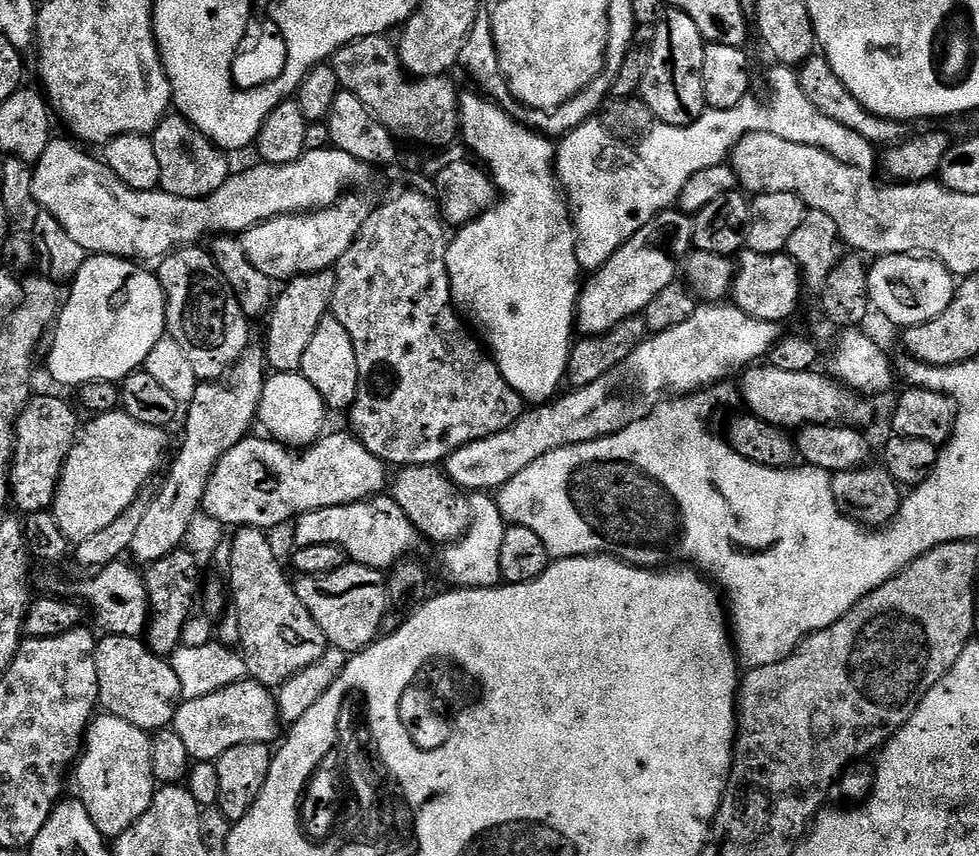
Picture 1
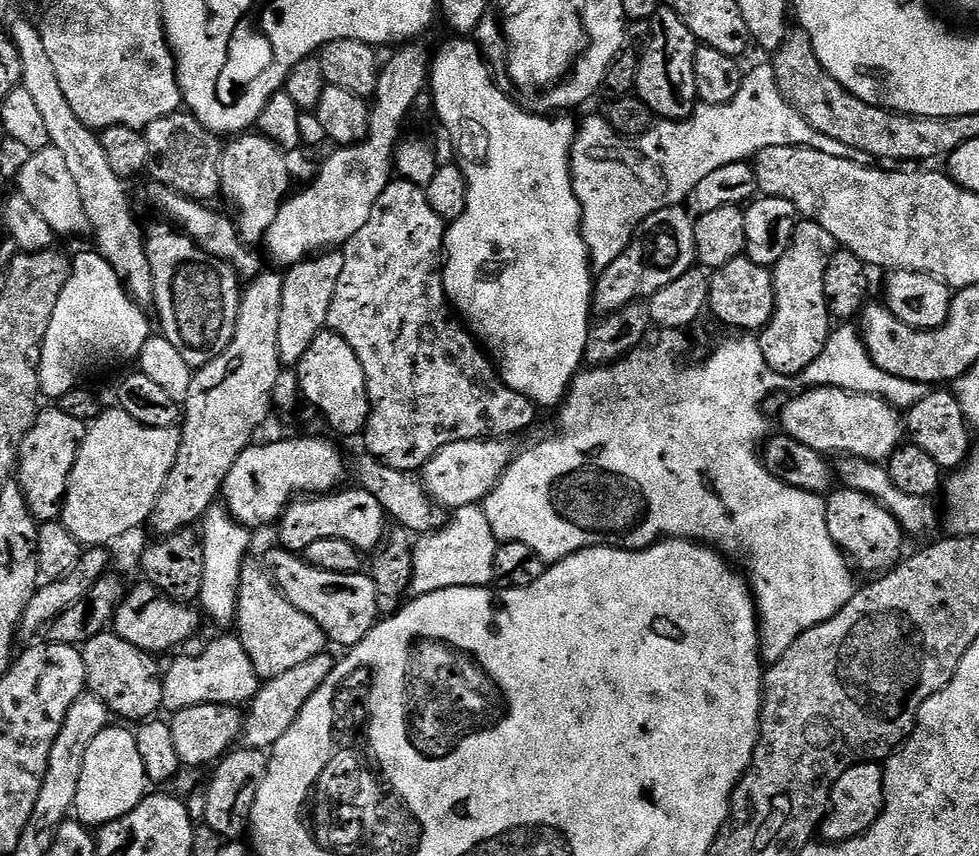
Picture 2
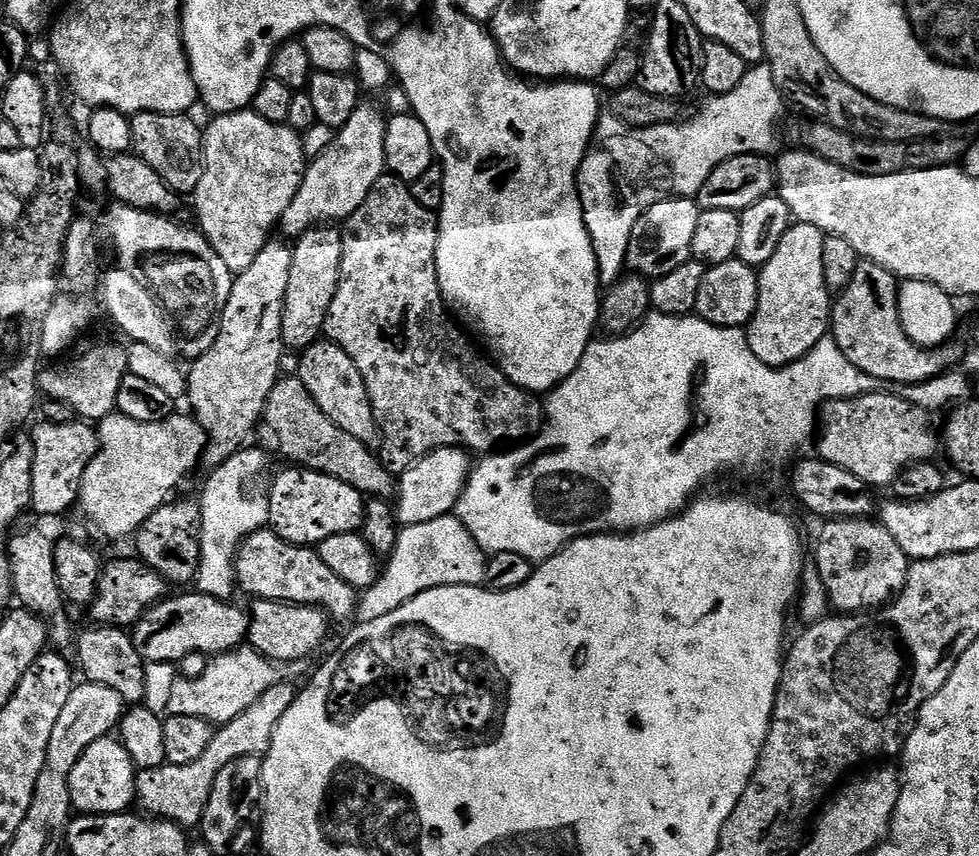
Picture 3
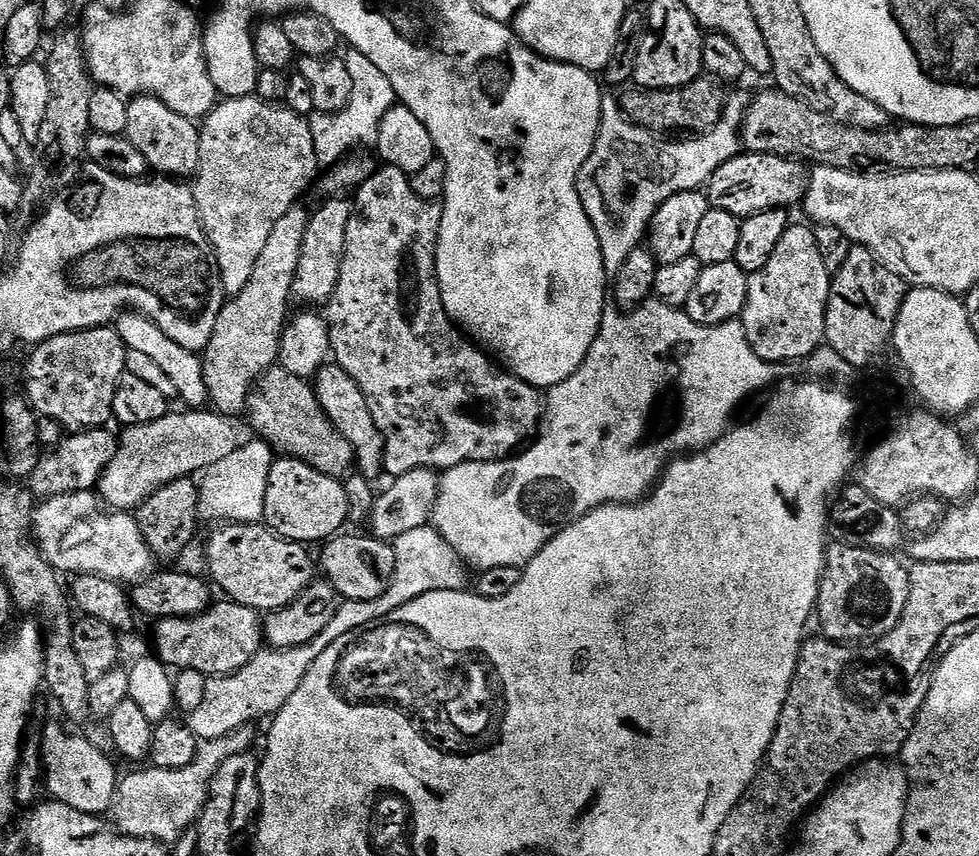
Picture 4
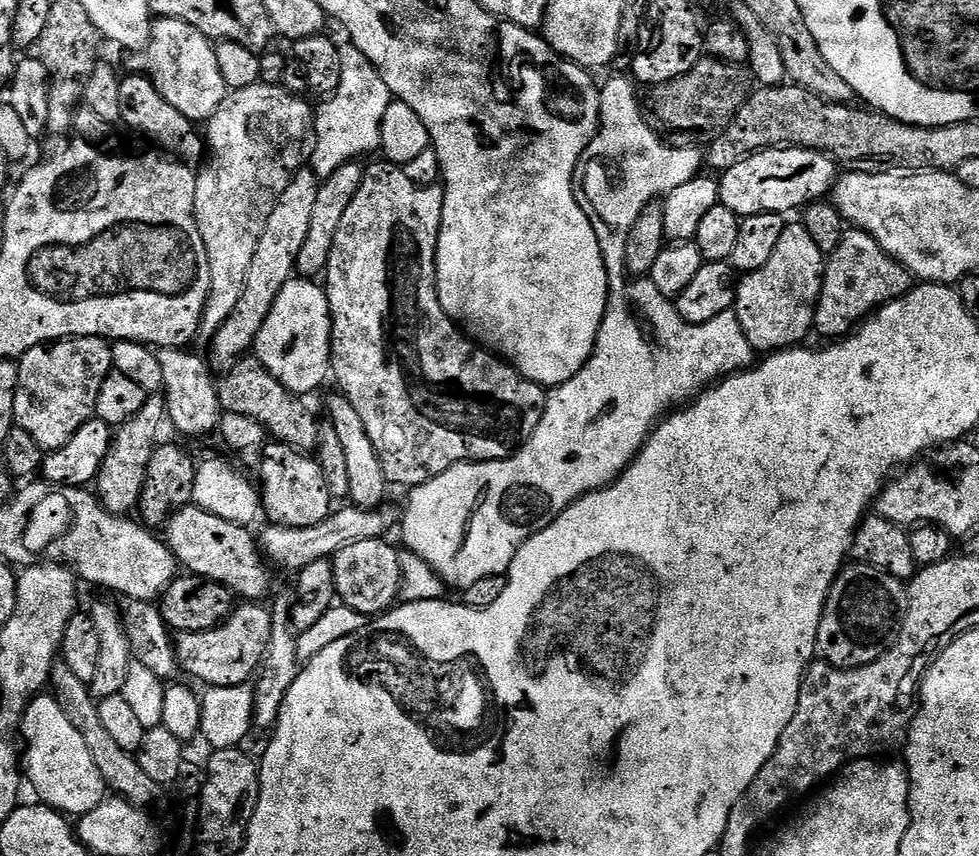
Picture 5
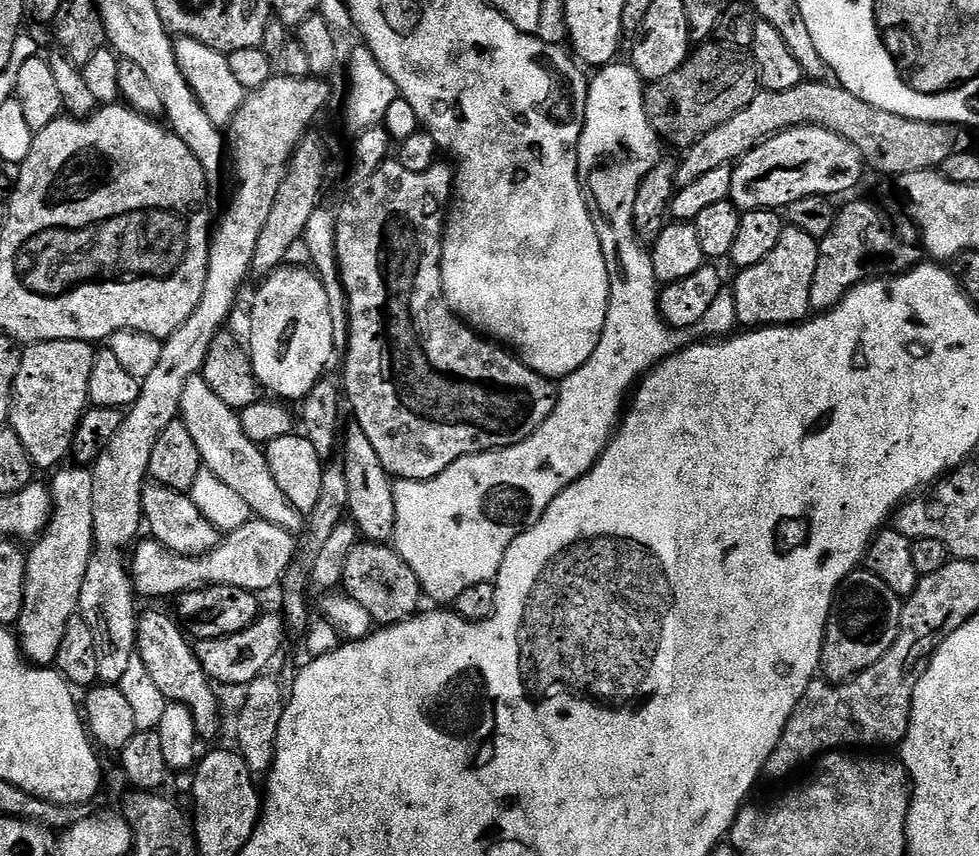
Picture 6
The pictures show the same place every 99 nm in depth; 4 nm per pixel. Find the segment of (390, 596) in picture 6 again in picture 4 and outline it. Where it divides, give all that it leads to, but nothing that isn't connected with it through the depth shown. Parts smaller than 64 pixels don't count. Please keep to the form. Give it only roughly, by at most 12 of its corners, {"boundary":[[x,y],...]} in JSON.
{"boundary":[[371,534],[323,541],[318,568],[345,600],[373,600],[396,550]]}

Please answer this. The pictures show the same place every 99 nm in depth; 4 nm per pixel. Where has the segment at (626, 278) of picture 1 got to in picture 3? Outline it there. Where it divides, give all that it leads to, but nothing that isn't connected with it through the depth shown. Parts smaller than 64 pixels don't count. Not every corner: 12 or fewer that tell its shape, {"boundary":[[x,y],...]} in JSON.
{"boundary":[[665,198],[634,222],[627,267],[645,278],[693,259],[700,205]]}

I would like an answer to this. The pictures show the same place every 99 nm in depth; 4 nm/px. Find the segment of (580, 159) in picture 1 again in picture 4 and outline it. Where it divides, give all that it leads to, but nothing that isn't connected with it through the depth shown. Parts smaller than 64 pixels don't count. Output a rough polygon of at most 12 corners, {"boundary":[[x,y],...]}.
{"boundary":[[749,93],[681,144],[605,99],[576,189],[613,280],[666,198],[741,155]]}

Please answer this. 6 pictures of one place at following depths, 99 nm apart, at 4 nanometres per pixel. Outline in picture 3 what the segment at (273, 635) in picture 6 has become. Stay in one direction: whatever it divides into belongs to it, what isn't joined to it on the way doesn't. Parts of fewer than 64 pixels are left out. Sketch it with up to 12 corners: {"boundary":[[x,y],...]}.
{"boundary":[[188,590],[131,629],[148,664],[233,652],[249,613]]}

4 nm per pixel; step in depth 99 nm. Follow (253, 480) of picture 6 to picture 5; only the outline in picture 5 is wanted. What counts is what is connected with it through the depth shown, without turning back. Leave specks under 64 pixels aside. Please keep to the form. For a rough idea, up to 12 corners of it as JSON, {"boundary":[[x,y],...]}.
{"boundary":[[159,349],[166,416],[204,436],[222,409],[209,361]]}

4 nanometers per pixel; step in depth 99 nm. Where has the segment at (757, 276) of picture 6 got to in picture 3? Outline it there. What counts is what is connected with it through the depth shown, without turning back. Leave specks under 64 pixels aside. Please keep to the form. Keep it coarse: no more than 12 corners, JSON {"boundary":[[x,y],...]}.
{"boundary":[[799,222],[759,269],[746,325],[766,366],[829,335],[826,233]]}

